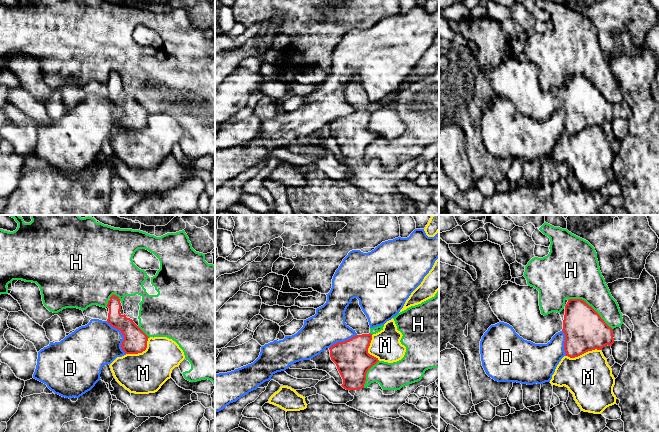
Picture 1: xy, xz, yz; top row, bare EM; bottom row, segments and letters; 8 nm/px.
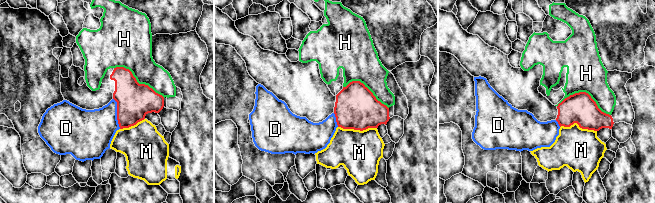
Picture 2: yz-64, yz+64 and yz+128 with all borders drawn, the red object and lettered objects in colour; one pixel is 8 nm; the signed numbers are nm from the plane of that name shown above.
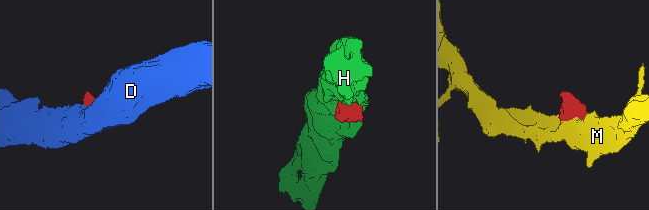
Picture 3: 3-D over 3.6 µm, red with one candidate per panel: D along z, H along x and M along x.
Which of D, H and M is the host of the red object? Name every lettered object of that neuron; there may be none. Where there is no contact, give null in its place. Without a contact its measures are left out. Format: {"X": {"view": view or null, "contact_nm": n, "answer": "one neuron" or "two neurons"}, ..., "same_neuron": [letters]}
{"D": {"view": "xy", "contact_nm": 300, "answer": "two neurons"}, "H": {"view": "yz", "contact_nm": 440, "answer": "two neurons"}, "M": {"view": "yz", "contact_nm": 280, "answer": "two neurons"}, "same_neuron": []}

